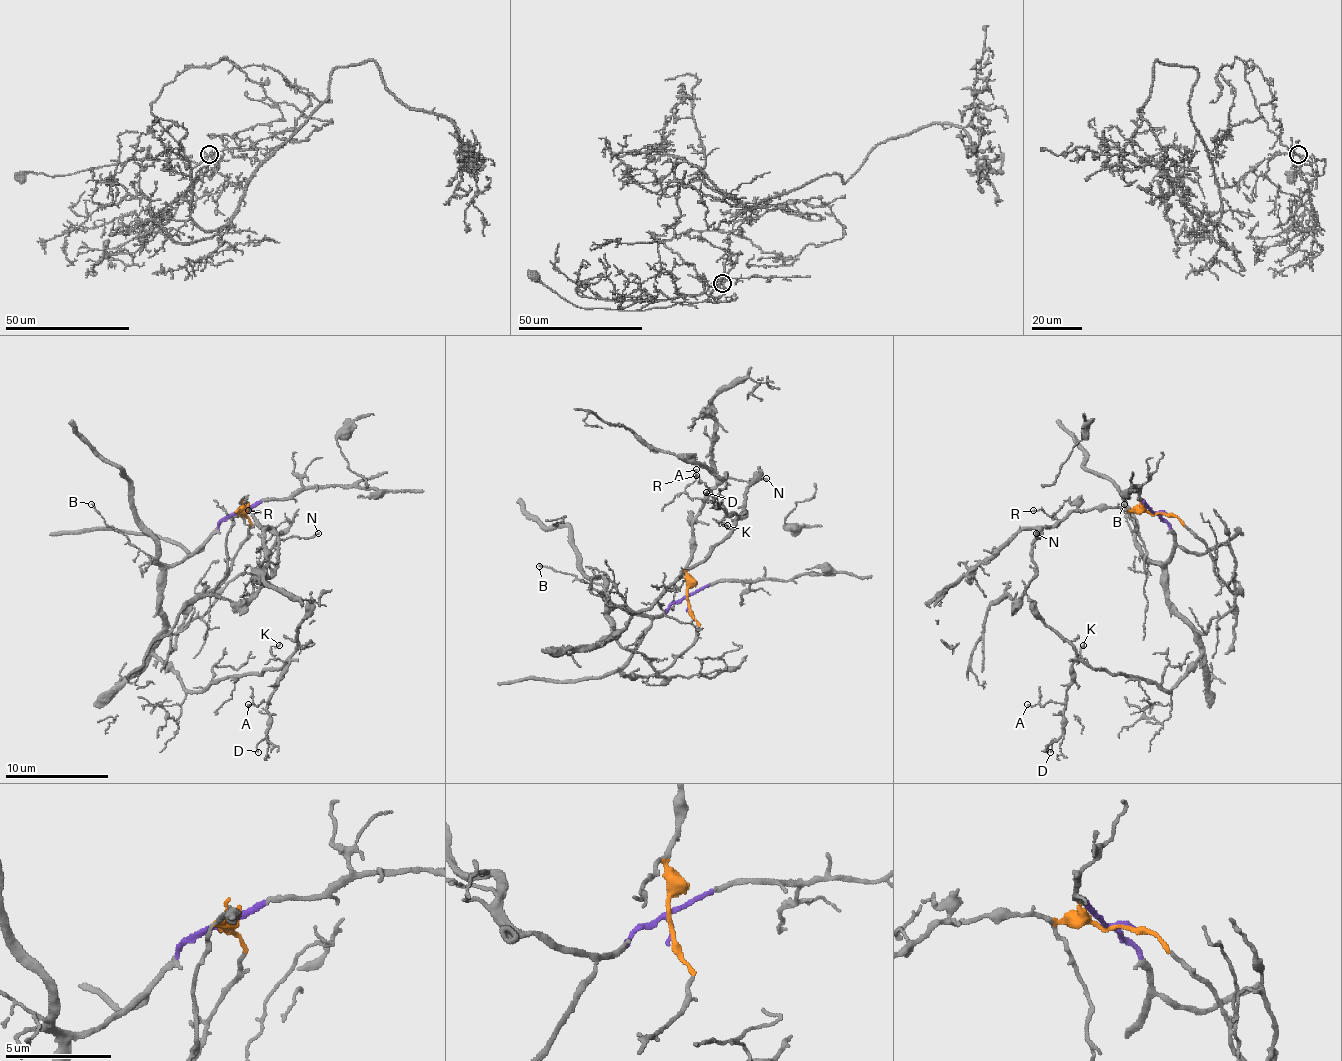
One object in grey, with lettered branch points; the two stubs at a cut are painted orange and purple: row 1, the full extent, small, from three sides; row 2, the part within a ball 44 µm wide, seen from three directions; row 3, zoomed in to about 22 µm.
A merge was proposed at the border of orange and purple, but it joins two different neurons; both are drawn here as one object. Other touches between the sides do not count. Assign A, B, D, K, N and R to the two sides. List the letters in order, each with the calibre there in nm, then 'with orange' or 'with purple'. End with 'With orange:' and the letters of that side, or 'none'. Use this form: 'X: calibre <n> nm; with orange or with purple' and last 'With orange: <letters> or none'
A: calibre 110 nm; with purple
B: calibre 120 nm; with purple
D: calibre 110 nm; with purple
K: calibre 100 nm; with purple
N: calibre 140 nm; with orange
R: calibre 120 nm; with orange
With orange: N, R

